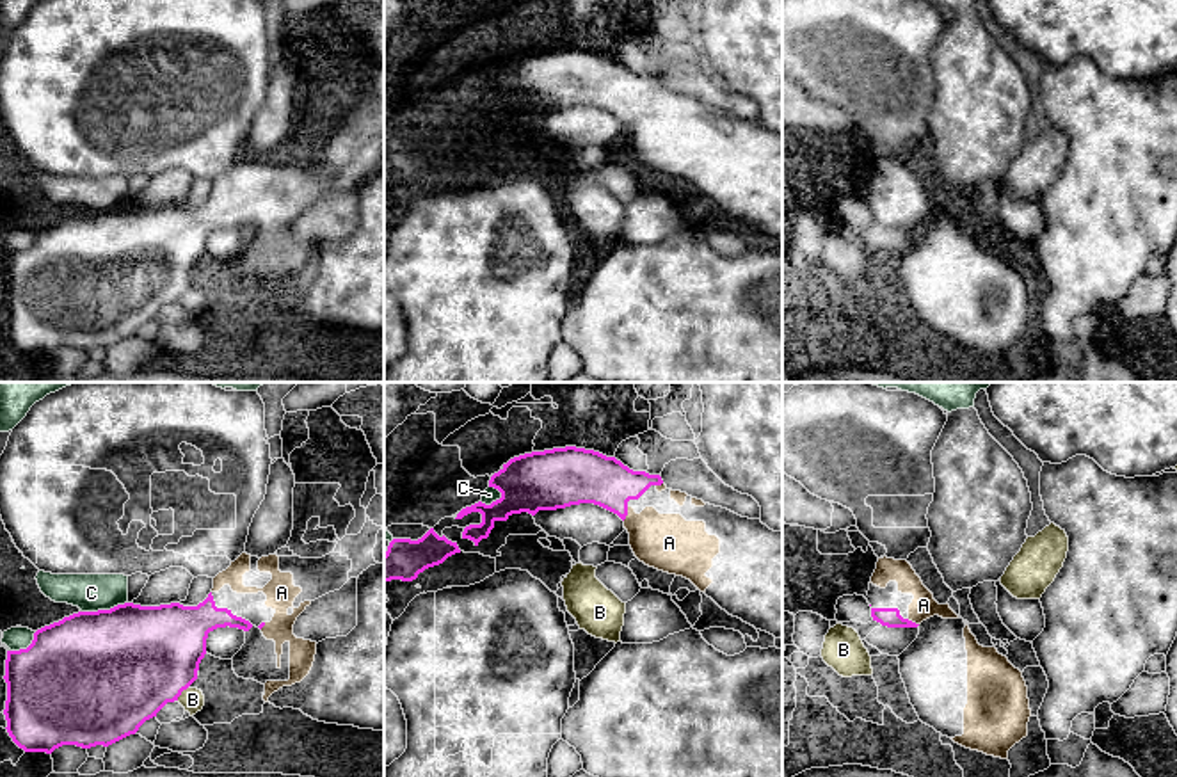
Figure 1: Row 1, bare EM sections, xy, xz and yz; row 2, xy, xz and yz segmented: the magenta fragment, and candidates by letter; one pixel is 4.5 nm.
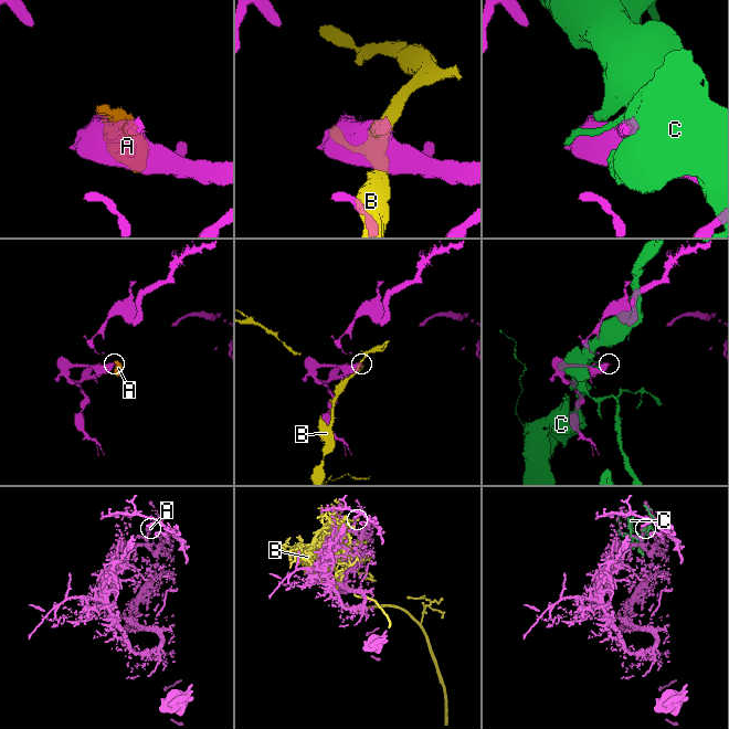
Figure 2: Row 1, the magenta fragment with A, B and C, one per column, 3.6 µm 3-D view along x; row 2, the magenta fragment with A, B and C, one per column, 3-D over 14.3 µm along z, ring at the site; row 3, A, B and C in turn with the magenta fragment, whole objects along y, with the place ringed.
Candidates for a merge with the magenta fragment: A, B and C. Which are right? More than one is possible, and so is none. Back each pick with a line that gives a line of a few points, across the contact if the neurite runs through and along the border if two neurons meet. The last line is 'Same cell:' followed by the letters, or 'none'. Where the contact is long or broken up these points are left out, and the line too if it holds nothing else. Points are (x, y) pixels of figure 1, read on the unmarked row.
Same cell: A

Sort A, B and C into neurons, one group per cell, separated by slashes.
A / B / C

